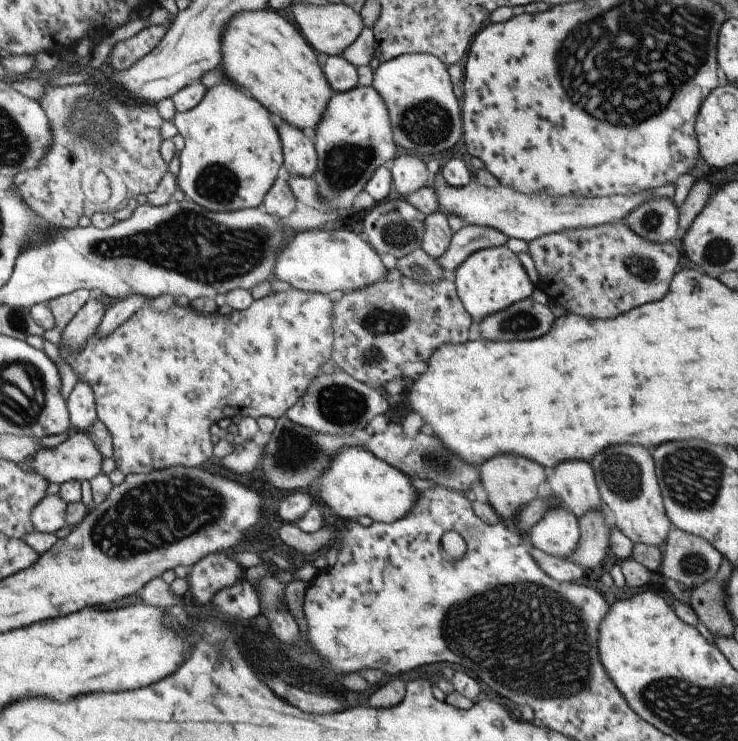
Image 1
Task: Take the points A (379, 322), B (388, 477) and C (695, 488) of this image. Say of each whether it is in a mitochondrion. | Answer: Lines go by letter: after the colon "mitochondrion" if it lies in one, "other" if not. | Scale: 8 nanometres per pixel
A: mitochondrion
B: other
C: mitochondrion

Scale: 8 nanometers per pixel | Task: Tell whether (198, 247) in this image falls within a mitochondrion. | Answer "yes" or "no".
yes

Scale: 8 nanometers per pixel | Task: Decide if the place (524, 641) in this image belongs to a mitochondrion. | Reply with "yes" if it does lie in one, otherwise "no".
yes

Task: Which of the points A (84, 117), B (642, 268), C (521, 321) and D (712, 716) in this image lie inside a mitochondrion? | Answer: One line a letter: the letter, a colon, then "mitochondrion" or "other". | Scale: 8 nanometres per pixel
A: mitochondrion
B: mitochondrion
C: mitochondrion
D: mitochondrion

